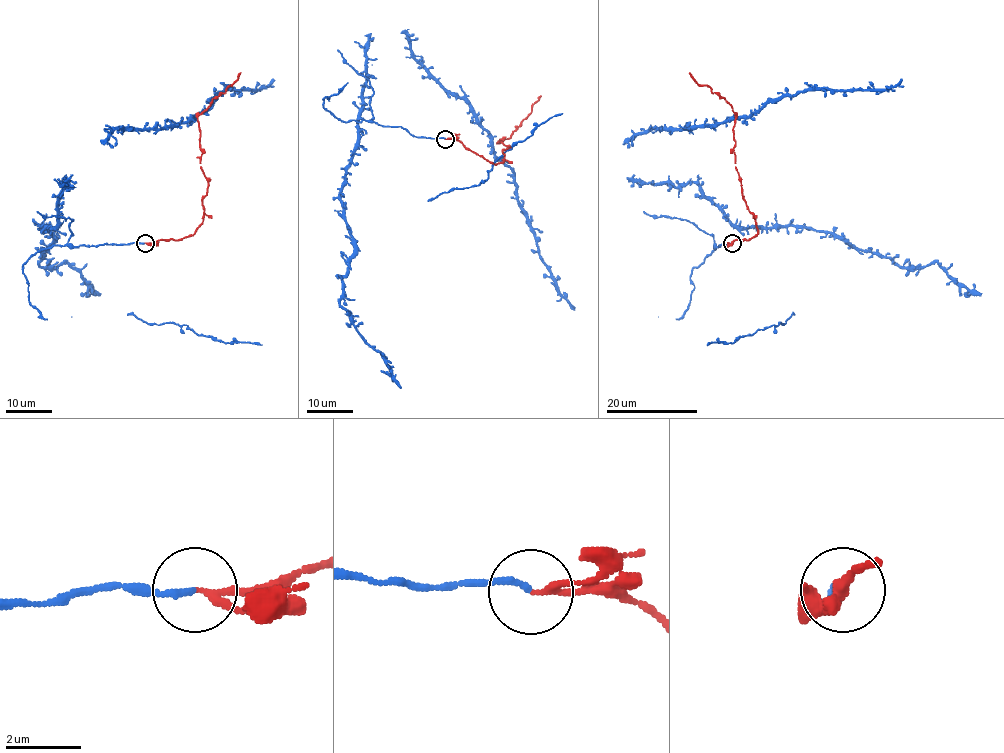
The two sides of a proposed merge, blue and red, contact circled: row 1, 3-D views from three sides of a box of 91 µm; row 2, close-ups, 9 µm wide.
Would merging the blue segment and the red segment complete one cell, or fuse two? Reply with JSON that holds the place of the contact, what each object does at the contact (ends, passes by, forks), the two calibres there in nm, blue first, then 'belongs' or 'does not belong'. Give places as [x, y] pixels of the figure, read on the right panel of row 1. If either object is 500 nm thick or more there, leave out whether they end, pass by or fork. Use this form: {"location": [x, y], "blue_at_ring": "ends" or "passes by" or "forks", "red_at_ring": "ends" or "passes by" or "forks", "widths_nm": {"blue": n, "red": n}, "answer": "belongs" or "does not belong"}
{"location": [732, 243], "blue_at_ring": "ends", "red_at_ring": "passes by", "widths_nm": {"blue": 150, "red": 150}, "answer": "belongs"}

